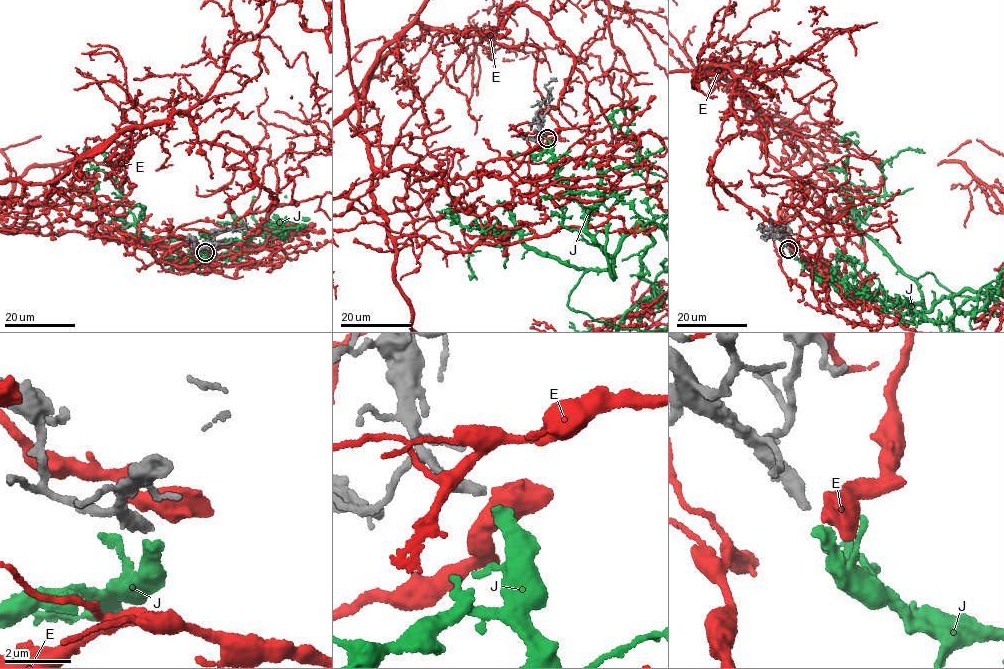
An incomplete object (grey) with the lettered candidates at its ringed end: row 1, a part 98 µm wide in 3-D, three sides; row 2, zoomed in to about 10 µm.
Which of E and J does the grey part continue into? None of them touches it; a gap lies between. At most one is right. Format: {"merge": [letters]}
{"merge": ["J"]}

